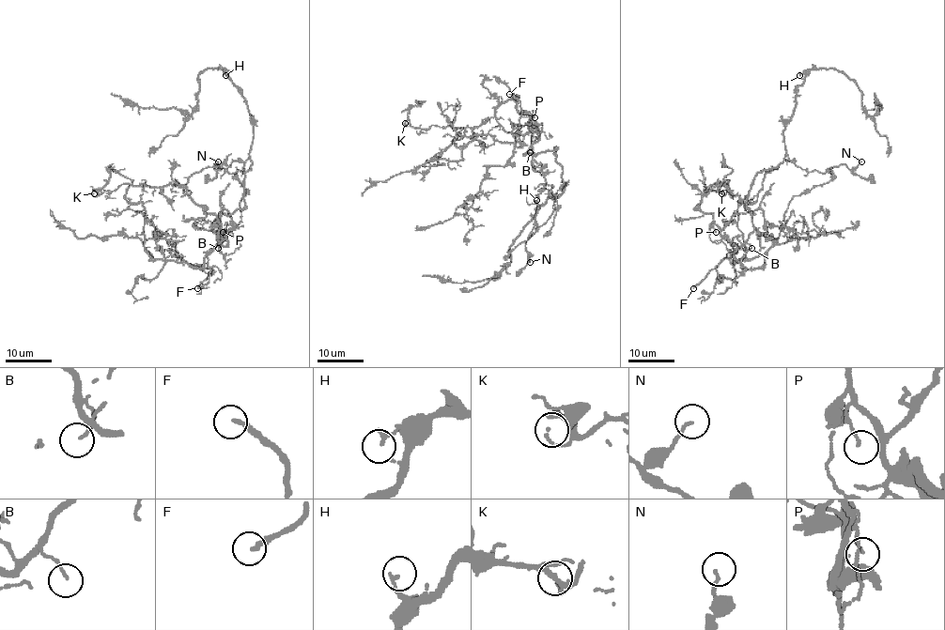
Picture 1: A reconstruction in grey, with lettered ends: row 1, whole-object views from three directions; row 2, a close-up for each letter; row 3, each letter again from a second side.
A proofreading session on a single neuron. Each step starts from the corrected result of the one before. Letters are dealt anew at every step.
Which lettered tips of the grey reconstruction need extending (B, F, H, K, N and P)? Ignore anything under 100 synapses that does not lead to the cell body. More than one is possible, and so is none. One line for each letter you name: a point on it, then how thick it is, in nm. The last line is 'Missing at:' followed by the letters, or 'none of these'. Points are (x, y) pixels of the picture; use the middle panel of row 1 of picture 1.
F: (509, 94) | 200 nm
Missing at: F

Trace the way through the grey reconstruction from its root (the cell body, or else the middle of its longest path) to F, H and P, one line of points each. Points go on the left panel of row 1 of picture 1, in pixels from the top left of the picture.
F: (244, 185), (244, 206), (228, 215), (220, 213), (217, 245), (207, 256), (209, 280), (197, 288)
H: (244, 185), (244, 173), (252, 168), (249, 150), (254, 121), (242, 94), (225, 72), (225, 75)
P: (244, 185), (244, 206), (228, 215), (220, 213), (220, 229), (221, 224), (223, 232)

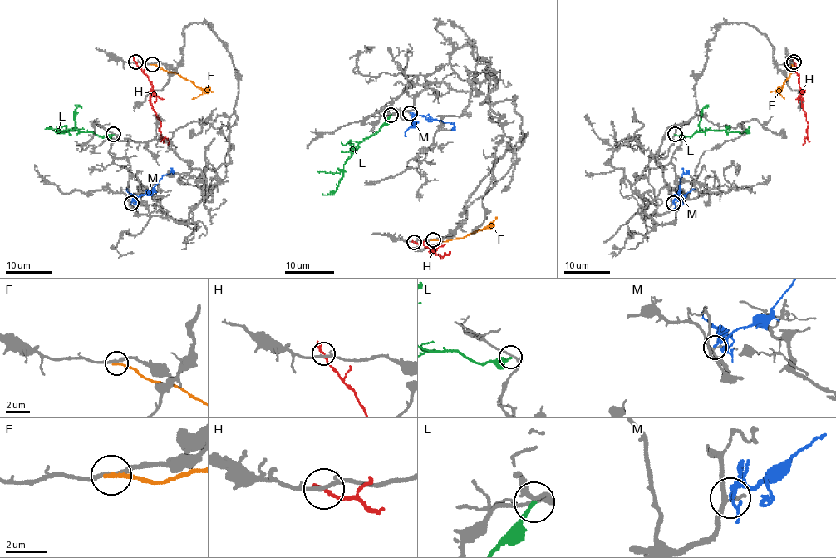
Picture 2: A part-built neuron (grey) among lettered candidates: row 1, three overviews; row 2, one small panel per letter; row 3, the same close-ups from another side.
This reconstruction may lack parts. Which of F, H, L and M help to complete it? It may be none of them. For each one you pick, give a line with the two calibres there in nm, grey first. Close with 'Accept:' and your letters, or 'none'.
Accept: none

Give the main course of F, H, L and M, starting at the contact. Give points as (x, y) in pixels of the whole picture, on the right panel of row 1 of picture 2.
F: (792, 64), (794, 70), (779, 91), (784, 99)
H: (794, 61), (799, 76), (801, 105), (808, 123), (803, 145)
L: (675, 135), (690, 136), (695, 132), (713, 130), (741, 133), (749, 130), (749, 126)
M: (672, 202), (682, 174), (689, 170)

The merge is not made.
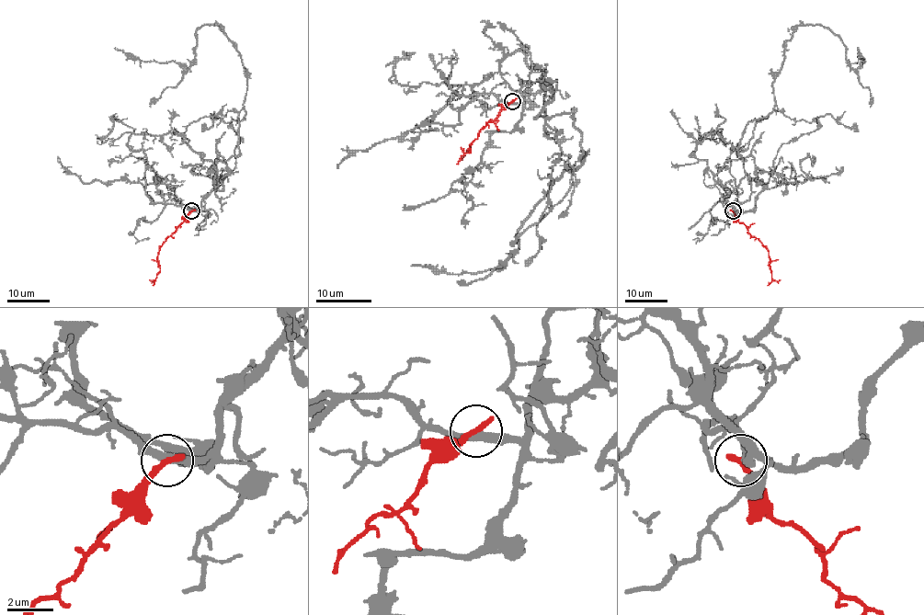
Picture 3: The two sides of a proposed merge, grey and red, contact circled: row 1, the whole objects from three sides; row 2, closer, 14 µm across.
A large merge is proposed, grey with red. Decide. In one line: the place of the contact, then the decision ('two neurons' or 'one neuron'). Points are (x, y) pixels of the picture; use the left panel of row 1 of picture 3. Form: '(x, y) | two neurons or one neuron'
(191, 210) | two neurons

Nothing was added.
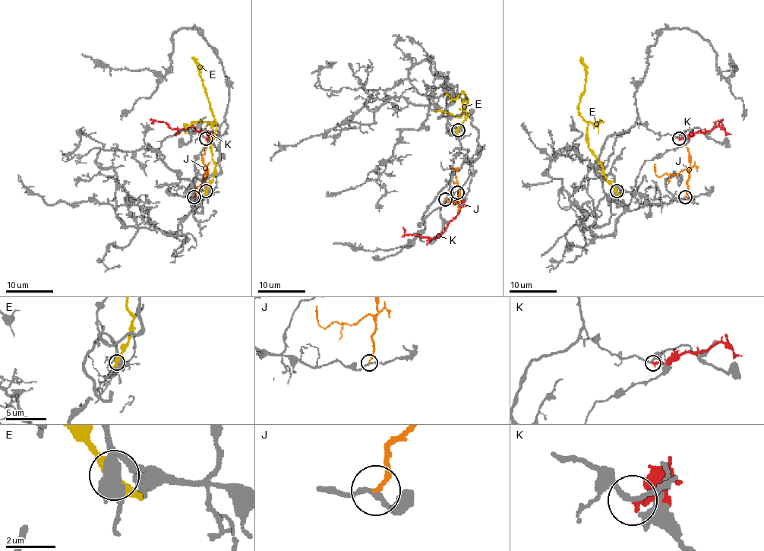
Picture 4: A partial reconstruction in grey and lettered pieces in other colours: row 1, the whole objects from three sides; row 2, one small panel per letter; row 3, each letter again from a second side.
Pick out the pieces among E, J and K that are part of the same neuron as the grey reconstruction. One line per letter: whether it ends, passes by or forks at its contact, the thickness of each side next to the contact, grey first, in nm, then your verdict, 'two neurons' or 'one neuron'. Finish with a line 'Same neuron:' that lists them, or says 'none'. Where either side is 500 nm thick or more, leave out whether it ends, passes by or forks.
E: it passes by; calibres 440 and 360 nm; two neurons
J: it ends; calibres 160 and 170 nm; two neurons
K: it ends; calibres 170 and 220 nm; two neurons
Same neuron: none

